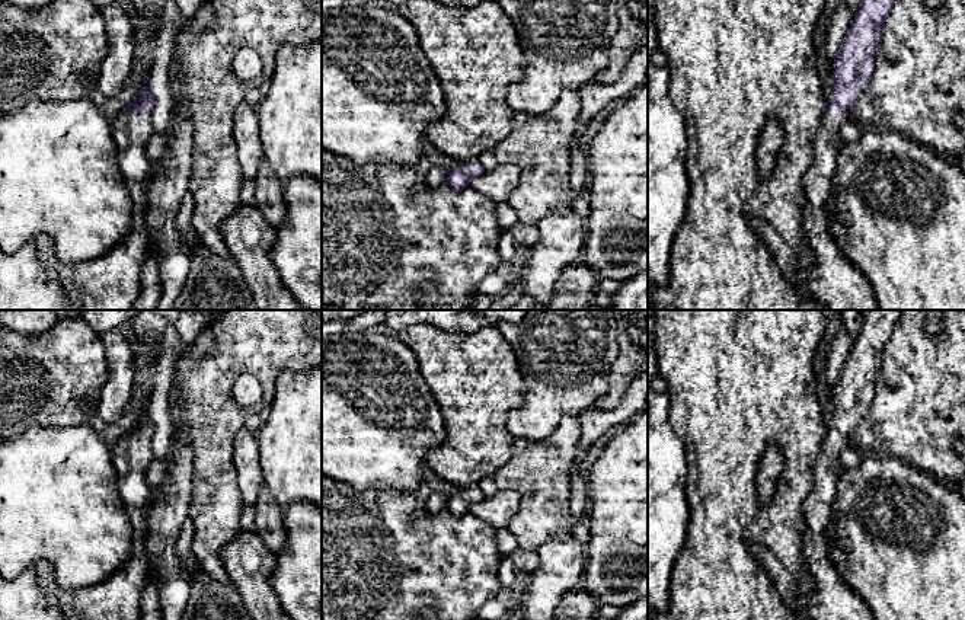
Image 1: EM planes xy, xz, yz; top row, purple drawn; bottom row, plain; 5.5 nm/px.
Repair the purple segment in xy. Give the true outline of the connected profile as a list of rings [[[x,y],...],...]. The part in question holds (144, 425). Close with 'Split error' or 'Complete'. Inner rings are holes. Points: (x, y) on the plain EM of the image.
[[[147,412],[127,429],[112,448],[118,473],[118,492],[132,525],[131,556],[125,565],[98,585],[63,589],[55,584],[48,562],[36,562],[38,582],[65,620],[140,620],[140,598],[148,578],[144,550],[146,512],[150,485],[144,470],[153,460],[151,434],[154,424]]]. Split error

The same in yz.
[[[869,310],[856,335],[841,374],[834,386],[833,418],[827,426],[827,437],[812,466],[812,486],[802,505],[806,522],[803,563],[812,576],[814,591],[803,595],[792,572],[774,556],[774,553],[758,543],[750,543],[751,553],[760,562],[776,584],[783,601],[795,608],[803,620],[873,620],[866,603],[846,584],[828,557],[825,530],[831,518],[831,505],[837,492],[837,463],[841,453],[850,447],[849,435],[866,413],[875,396],[875,375],[882,368],[882,359],[894,327],[905,310]]]. Split error

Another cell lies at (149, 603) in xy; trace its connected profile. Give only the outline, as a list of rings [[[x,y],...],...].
[[[147,578],[146,587],[141,592],[140,610],[140,620],[160,620],[159,591],[151,578]]]

